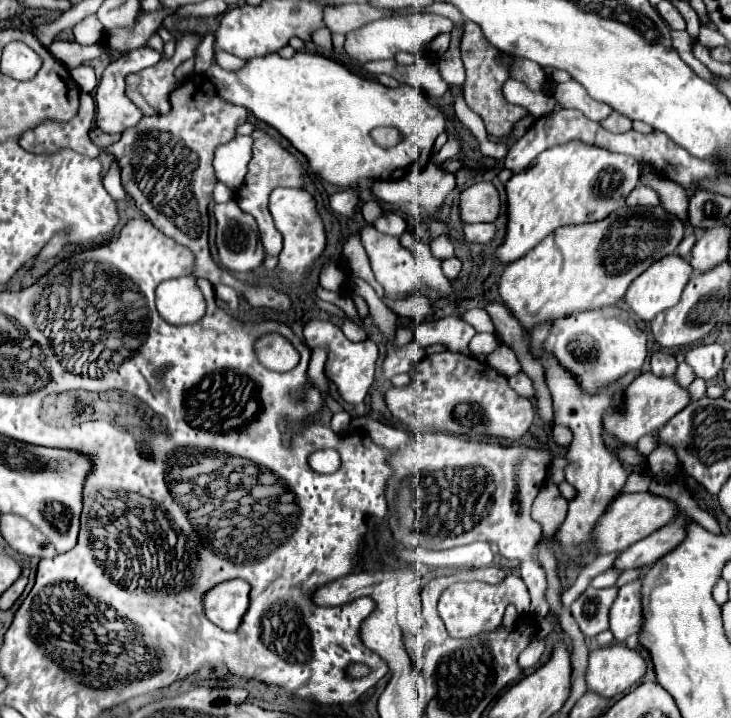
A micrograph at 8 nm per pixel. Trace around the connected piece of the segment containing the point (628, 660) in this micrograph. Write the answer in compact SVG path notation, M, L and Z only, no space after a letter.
M609 645L591 651L585 673L587 691L611 699L635 687L647 669L643 655L645 651L635 651L625 645Z

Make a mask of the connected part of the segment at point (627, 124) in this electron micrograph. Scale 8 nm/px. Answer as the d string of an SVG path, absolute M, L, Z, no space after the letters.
M613 111L613 115L609 115L601 125L603 125L607 131L611 131L611 133L627 133L627 131L633 129L631 119L627 119L627 117L623 117L623 115L615 113L615 111Z

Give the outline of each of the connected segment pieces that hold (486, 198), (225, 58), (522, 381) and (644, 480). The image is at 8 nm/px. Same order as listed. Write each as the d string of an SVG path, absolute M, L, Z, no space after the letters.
M475 183L459 195L463 223L493 223L499 213L499 193L493 183Z
M215 51L215 61L225 69L225 71L239 71L241 65L245 65L245 61L225 53L225 51Z
M519 373L519 375L509 377L509 385L511 385L519 395L523 395L523 397L527 397L527 399L533 399L533 395L535 395L533 383L531 383L531 379L529 379L525 373Z
M631 473L625 487L621 489L621 493L637 493L637 491L647 491L649 489L651 479L645 473Z

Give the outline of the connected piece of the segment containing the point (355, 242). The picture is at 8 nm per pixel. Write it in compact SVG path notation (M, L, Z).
M357 235L351 237L351 239L345 243L345 247L343 247L343 257L345 257L345 261L347 261L351 273L357 275L357 277L361 277L361 279L365 279L369 285L373 285L373 287L377 289L379 297L381 297L381 295L383 295L383 289L375 283L373 271L371 271L371 267L369 267L367 253L365 253L365 249L363 249L363 245L361 245L361 239L359 239Z

